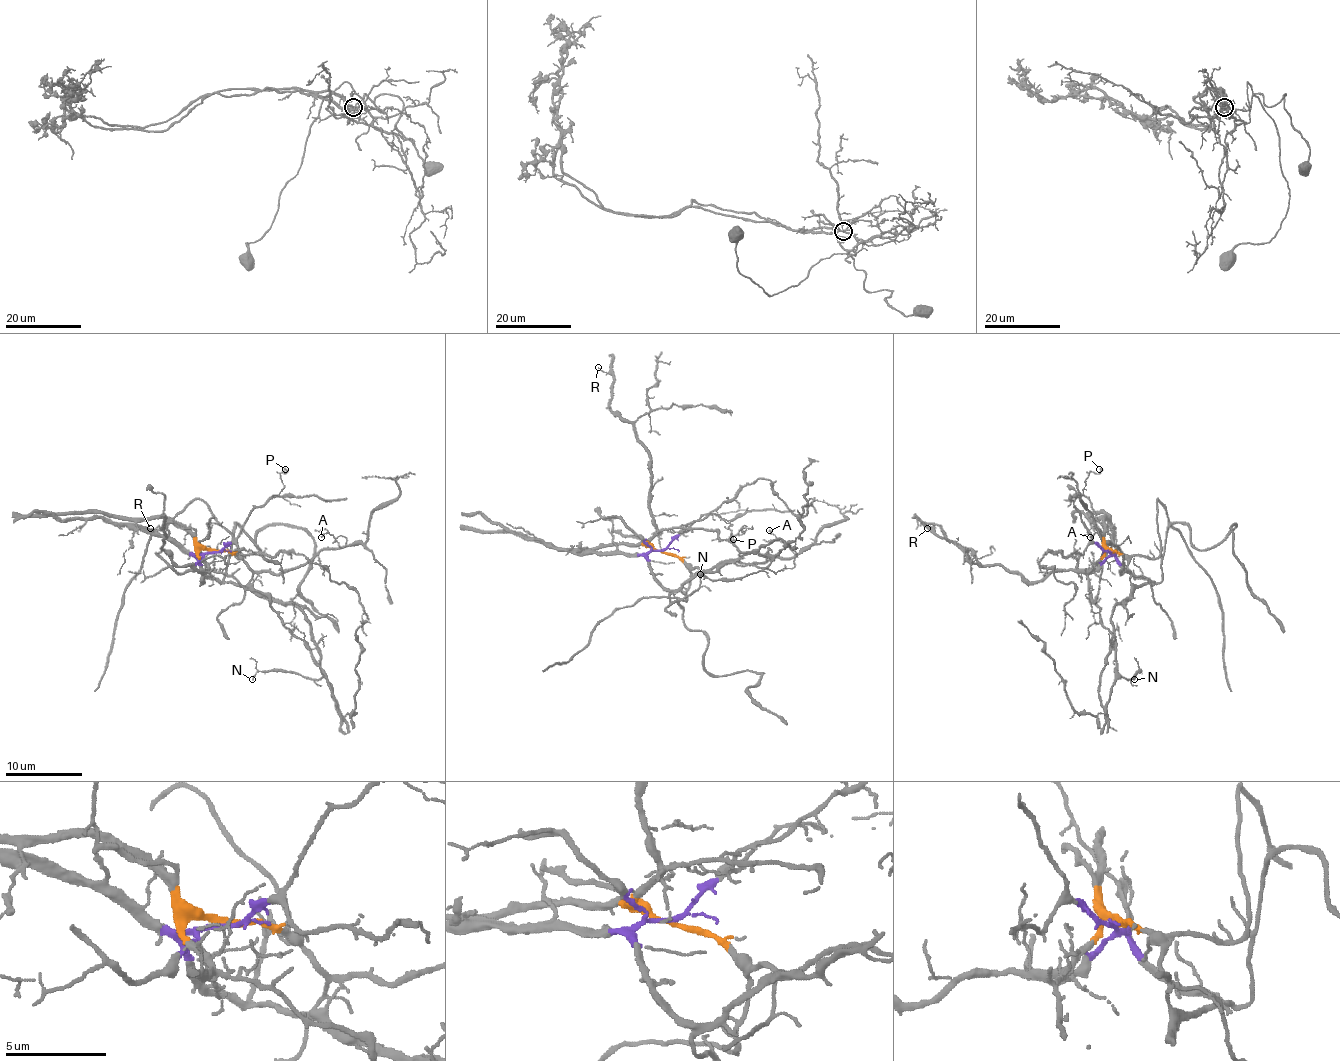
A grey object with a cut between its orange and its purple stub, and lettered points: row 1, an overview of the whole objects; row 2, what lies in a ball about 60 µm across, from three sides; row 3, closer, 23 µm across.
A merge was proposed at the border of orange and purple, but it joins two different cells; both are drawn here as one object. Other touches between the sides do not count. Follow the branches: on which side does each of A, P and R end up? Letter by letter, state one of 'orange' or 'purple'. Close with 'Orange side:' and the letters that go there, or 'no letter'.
A: orange
P: purple
R: orange
Orange side: A, R

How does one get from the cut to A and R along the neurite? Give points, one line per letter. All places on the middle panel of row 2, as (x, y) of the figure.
A: (661, 550), (701, 570), (713, 570), (728, 560), (765, 564), (790, 558), (794, 554), (790, 547), (769, 529)
R: (661, 550), (646, 545), (655, 531), (649, 491), (649, 452), (630, 423), (611, 410), (613, 377), (597, 368)

